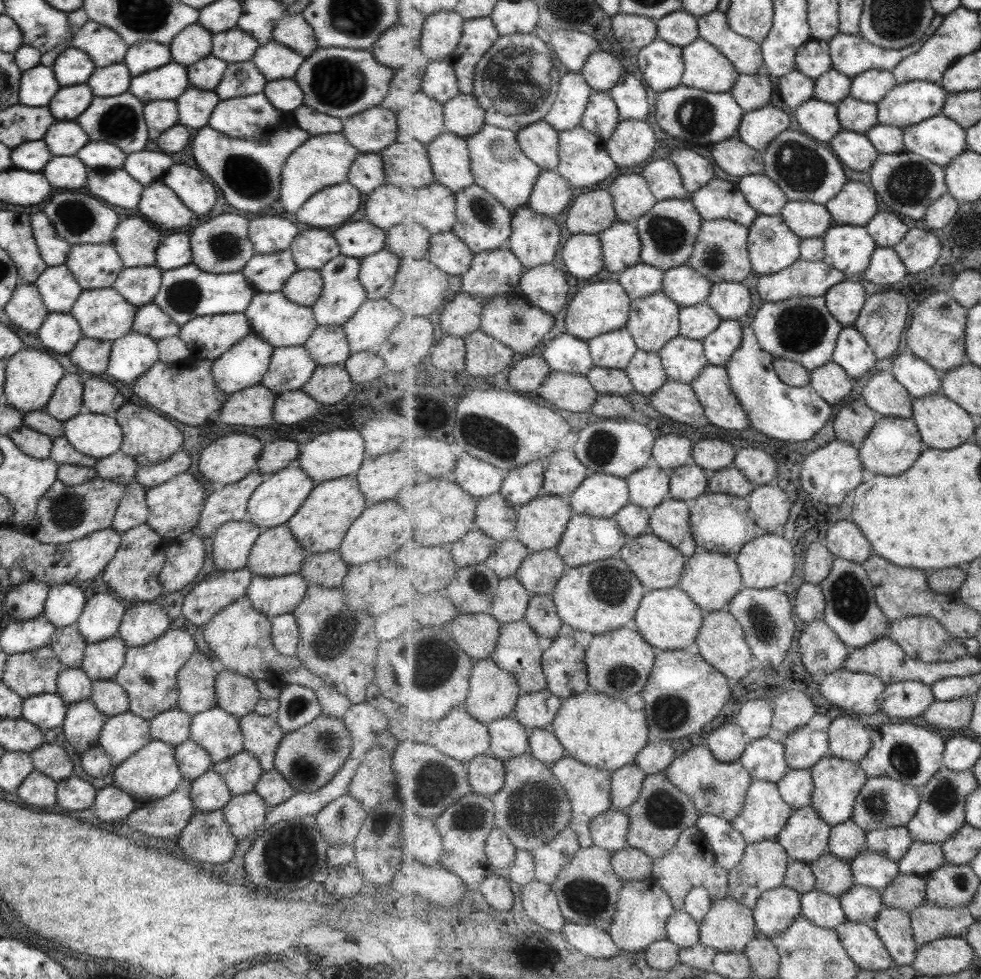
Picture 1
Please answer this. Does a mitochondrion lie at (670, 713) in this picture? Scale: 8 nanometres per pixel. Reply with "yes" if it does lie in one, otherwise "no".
yes

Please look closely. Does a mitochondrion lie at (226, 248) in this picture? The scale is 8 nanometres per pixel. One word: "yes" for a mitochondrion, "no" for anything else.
yes

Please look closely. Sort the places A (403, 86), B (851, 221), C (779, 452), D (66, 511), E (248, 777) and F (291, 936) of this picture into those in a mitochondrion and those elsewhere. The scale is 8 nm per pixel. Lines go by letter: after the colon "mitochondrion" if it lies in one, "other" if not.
A: other
B: other
C: other
D: mitochondrion
E: other
F: other

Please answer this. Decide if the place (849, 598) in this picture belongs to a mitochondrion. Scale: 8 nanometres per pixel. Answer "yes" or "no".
yes

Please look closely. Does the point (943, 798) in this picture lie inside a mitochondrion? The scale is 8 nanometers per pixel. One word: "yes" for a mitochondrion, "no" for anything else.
yes

